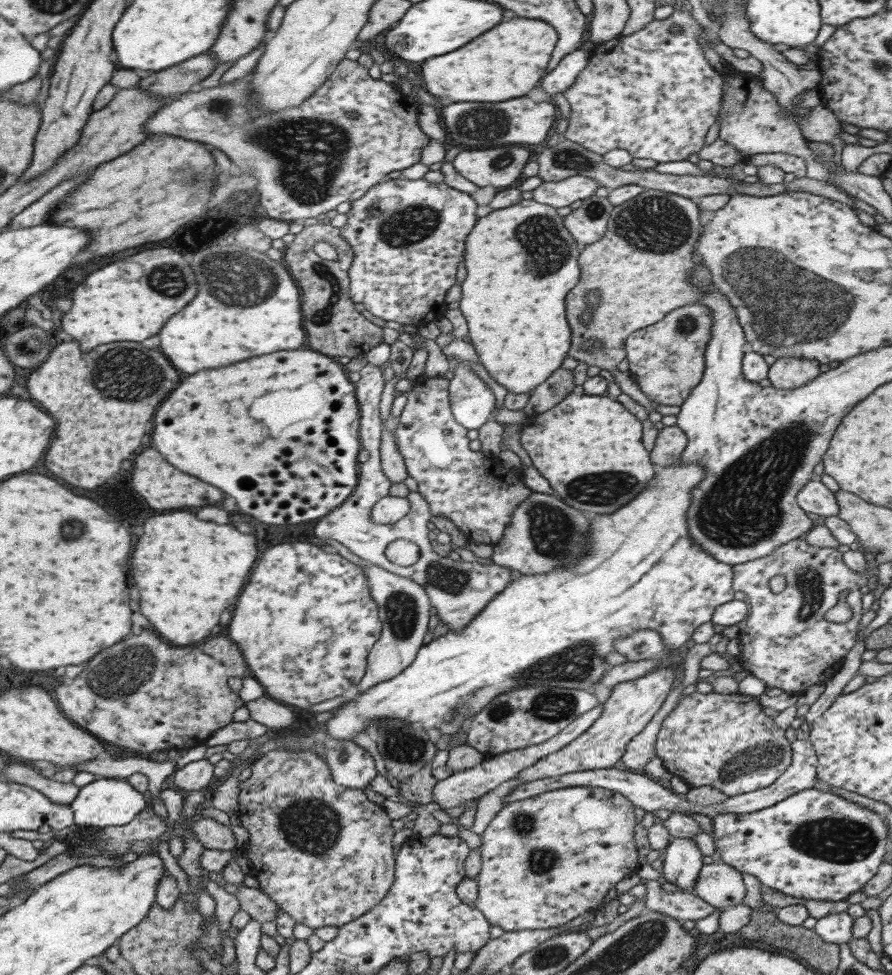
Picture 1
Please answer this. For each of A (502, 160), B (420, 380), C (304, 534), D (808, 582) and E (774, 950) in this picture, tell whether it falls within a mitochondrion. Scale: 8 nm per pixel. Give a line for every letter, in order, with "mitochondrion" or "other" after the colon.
A: mitochondrion
B: other
C: other
D: mitochondrion
E: other

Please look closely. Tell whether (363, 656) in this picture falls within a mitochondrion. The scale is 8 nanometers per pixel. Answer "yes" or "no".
no

